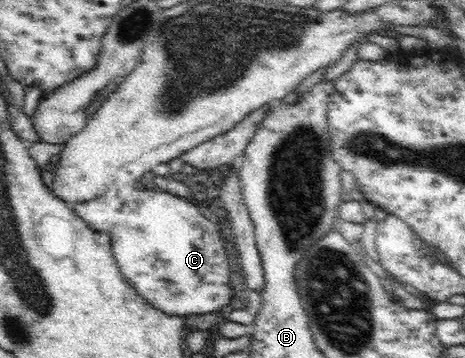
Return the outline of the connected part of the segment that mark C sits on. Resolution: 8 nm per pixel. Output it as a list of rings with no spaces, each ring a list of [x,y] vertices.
[[[152,192],[150,198],[138,204],[134,216],[130,216],[124,226],[110,230],[112,258],[123,274],[124,281],[132,286],[133,292],[144,297],[155,309],[172,316],[217,312],[230,304],[230,278],[233,276],[218,229],[214,222],[200,214],[194,204],[168,192]]]

